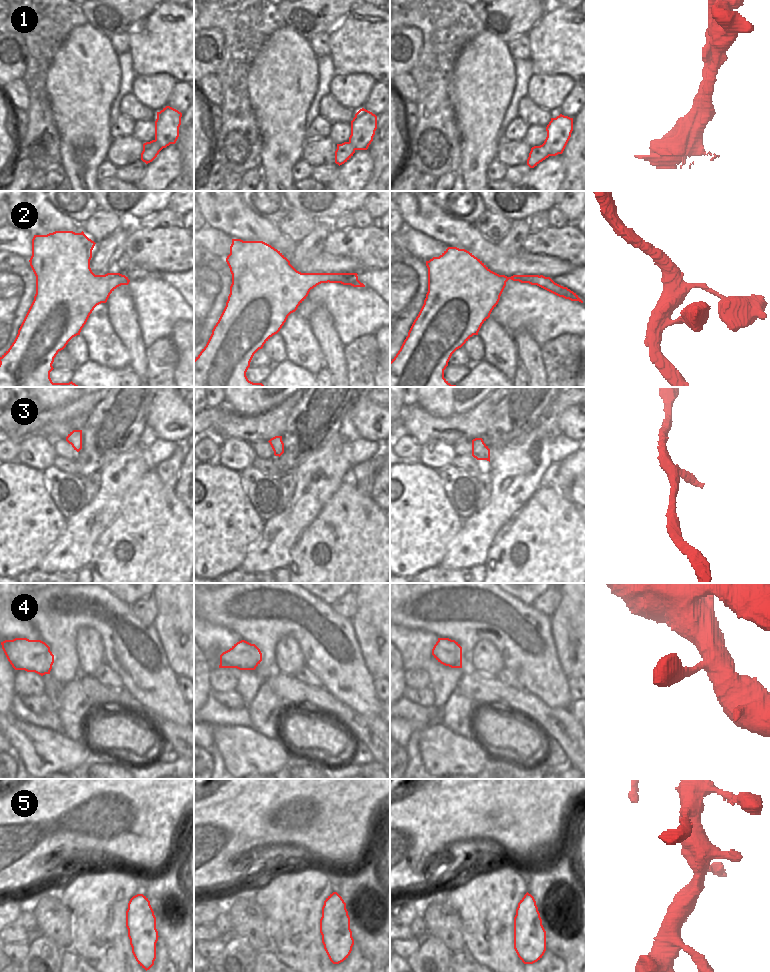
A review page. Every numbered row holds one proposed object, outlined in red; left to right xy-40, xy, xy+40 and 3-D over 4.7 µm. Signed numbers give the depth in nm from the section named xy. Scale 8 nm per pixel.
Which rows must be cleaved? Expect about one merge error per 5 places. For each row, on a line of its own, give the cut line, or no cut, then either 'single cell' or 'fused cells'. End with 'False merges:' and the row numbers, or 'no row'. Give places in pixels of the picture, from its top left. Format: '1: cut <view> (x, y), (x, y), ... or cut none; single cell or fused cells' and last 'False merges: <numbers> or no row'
1: cut xy+40 (543, 143), (549, 155); fused cells
2: cut none; single cell
3: cut none; single cell
4: cut none; single cell
5: cut none; single cell
False merges: 1

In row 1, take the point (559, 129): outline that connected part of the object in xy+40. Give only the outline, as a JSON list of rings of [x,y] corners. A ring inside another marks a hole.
[[[560,114],[546,127],[547,137],[544,145],[549,151],[549,156],[562,154],[573,131],[573,118]]]

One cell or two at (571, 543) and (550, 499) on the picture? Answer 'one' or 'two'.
one

